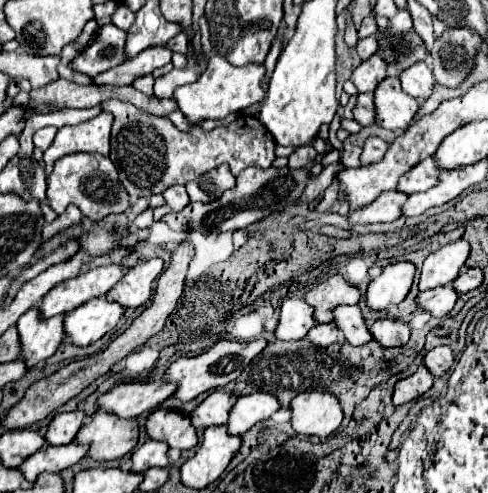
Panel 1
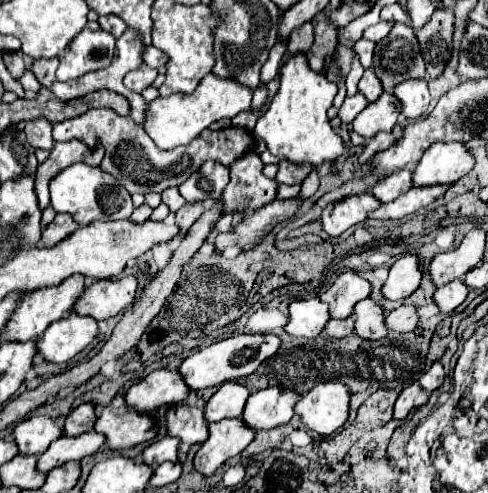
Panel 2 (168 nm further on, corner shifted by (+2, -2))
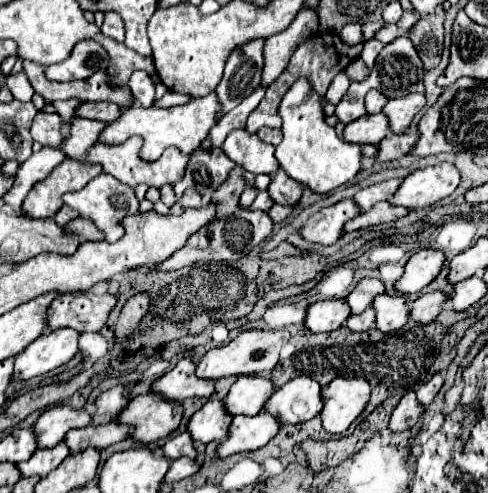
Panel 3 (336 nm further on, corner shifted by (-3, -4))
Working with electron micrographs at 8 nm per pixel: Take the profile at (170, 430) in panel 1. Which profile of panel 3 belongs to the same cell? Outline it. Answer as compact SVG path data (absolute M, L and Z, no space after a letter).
M210 398L188 422L188 432L192 440L208 444L208 442L222 442L228 436L228 426L232 416L224 410L224 402L218 398Z

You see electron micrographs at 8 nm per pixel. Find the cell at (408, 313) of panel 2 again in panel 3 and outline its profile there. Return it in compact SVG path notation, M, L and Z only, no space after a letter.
M440 290L422 294L422 296L414 302L414 306L412 306L412 310L410 310L410 318L412 318L414 322L418 322L418 324L430 324L430 322L438 316L438 310L440 310L440 306L442 306L446 300L448 300L448 296L446 296L444 292L440 292Z

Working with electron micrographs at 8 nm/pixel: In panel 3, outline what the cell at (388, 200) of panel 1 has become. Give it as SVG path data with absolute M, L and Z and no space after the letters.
M352 200L336 202L328 208L322 208L316 214L312 214L308 218L308 222L304 224L304 228L300 230L300 236L306 242L330 246L342 236L344 222L352 220L356 214L360 214L360 210L356 210L356 204Z

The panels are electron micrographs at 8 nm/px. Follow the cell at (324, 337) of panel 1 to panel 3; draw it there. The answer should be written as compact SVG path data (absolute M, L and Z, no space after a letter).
M366 308L362 314L356 314L356 316L350 316L346 320L346 326L350 330L356 330L356 332L366 332L374 326L374 320L376 320L376 310L374 308Z

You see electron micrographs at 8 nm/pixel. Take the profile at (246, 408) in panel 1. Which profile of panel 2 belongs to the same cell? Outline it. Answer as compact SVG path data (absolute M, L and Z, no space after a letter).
M265 388L247 398L243 410L243 422L251 430L269 430L287 424L293 418L293 406L301 396L283 388Z

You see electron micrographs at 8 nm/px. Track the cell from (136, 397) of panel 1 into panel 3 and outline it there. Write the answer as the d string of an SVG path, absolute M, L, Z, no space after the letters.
M182 358L170 372L154 382L152 392L158 392L176 402L192 396L208 398L214 392L214 380L196 378L196 364L190 358Z

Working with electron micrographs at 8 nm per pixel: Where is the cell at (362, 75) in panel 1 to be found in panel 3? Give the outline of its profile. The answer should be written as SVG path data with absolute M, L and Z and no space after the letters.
M370 90L366 94L366 112L368 114L378 114L386 106L386 102L388 102L388 98L384 98L384 94L380 94L378 90Z

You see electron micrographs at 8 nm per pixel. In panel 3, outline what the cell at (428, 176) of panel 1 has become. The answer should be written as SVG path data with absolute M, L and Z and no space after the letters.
M384 180L380 184L374 184L374 186L368 186L364 190L358 190L352 200L360 208L360 212L364 212L364 210L370 210L370 206L374 206L376 202L392 198L392 194L398 190L398 186L400 186L400 180Z

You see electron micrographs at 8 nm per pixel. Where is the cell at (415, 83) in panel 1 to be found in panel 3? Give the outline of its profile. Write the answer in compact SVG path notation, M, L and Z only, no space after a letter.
M408 94L404 98L390 100L382 110L390 122L390 130L394 134L402 134L410 126L414 114L420 112L424 104L426 104L424 94Z

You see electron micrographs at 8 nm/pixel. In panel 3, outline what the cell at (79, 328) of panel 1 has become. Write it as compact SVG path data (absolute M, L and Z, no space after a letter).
M60 328L48 336L42 334L36 338L24 348L22 354L16 356L12 382L42 376L72 360L78 352L78 336L80 334L76 334L76 330Z

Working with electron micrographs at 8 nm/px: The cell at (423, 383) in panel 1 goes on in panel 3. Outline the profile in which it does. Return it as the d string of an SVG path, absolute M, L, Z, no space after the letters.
M414 392L404 394L390 416L390 430L392 432L404 432L404 430L416 426L422 412L424 412L424 408L416 402L416 394Z

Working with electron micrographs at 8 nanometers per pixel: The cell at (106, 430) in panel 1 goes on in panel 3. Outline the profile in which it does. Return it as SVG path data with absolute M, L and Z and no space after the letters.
M150 392L132 398L132 402L120 412L120 418L116 422L132 426L134 430L130 438L140 444L148 444L174 432L180 426L182 414L184 408L180 402Z

